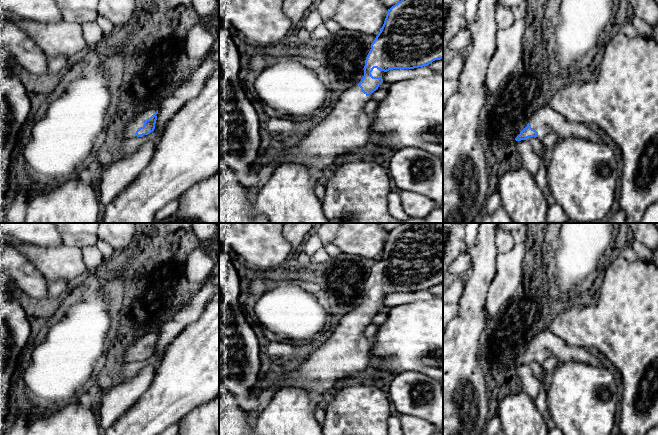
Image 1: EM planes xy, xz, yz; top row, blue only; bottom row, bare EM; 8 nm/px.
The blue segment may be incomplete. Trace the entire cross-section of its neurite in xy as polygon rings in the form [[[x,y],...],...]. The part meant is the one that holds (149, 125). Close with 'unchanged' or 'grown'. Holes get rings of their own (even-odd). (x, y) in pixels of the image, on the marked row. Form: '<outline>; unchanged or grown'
[[[152,105],[134,117],[126,126],[124,133],[126,139],[134,137],[143,138],[153,132],[157,120],[158,108],[158,105]]]; grown

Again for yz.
[[[548,104],[538,109],[531,116],[527,126],[515,140],[529,140],[536,137],[542,142],[544,137],[551,132],[557,135],[558,140],[574,137],[592,142],[603,142],[590,125],[567,121]]]; grown

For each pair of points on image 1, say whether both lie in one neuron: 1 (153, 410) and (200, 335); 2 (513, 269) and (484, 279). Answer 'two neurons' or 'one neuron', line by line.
1: one neuron
2: two neurons

